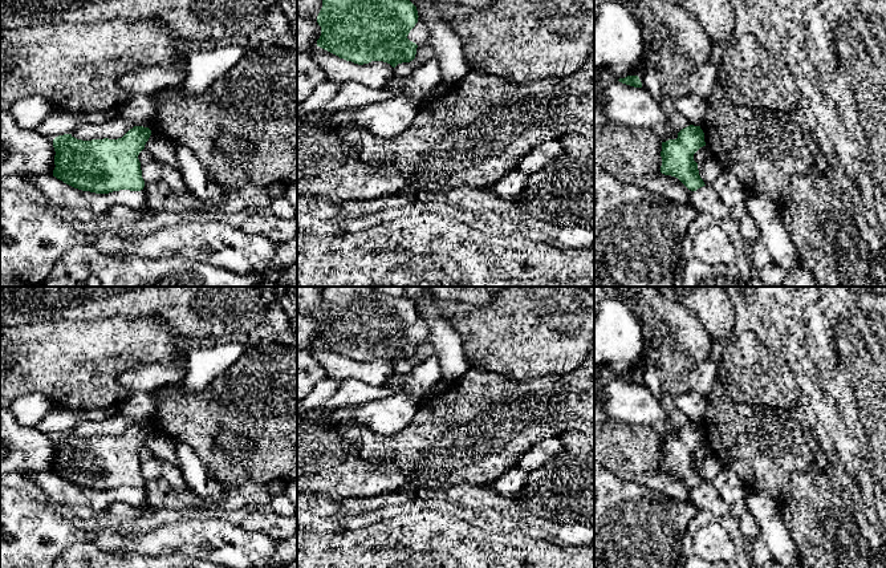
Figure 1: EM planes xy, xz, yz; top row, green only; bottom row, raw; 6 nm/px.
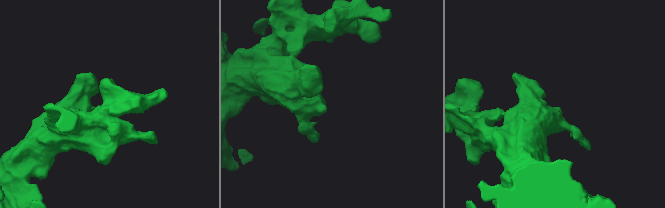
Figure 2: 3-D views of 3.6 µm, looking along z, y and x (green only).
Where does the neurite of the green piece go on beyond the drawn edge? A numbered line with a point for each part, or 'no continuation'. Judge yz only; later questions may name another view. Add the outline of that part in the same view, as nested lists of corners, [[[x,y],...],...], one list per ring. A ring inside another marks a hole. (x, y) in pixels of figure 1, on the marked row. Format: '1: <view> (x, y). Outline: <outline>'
no continuation

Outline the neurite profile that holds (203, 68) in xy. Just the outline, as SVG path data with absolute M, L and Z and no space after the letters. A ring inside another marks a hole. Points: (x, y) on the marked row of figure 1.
M218 45L208 50L192 50L187 57L187 74L178 85L186 93L198 96L223 77L240 60L233 45Z

